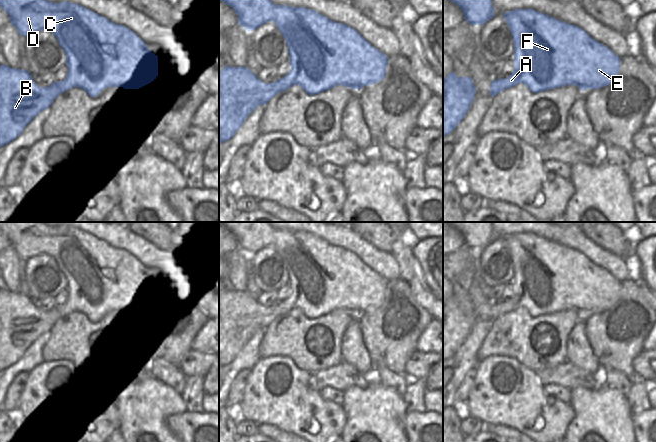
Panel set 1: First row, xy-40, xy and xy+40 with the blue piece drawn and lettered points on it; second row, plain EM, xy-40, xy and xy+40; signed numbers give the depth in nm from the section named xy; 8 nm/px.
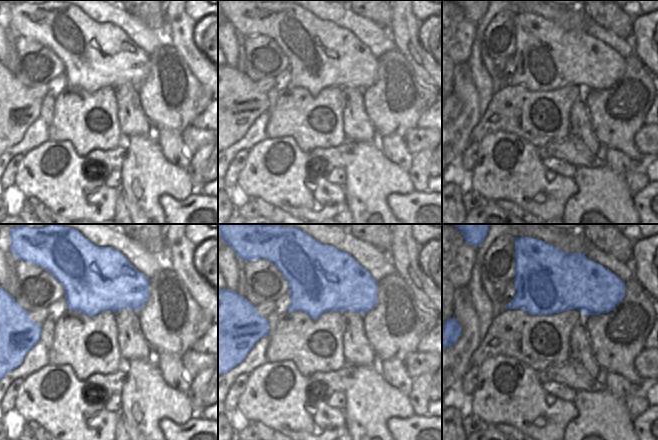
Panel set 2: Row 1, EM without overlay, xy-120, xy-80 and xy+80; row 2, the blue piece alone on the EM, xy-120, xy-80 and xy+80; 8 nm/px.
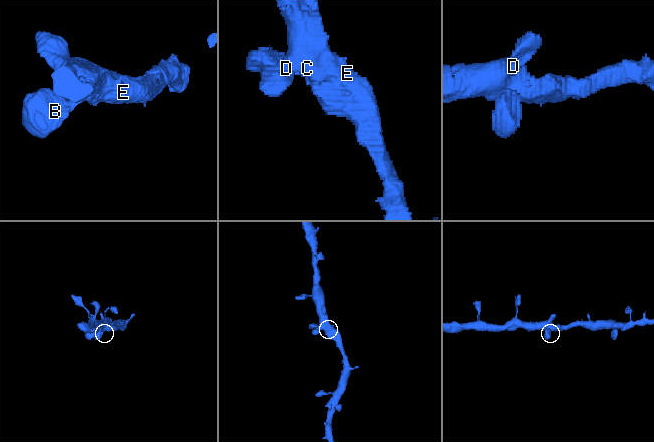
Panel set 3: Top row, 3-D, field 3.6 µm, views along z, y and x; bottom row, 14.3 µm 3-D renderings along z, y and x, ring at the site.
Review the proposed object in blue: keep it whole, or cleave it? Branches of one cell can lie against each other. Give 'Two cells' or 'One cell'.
One cell.

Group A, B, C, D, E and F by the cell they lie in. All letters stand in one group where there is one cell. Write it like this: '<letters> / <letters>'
A B C D E F

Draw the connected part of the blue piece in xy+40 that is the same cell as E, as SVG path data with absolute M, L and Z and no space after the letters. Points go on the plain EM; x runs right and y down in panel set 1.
M515 233L503 240L510 252L514 266L514 294L504 303L496 303L490 308L490 320L493 321L505 313L509 313L519 307L523 307L533 317L575 309L582 315L587 313L599 313L612 307L620 296L620 281L611 273L593 263L583 253L559 245L549 239L539 237L533 233Z

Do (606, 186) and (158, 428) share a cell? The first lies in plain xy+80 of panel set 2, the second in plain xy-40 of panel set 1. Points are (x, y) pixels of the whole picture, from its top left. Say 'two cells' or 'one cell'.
one cell

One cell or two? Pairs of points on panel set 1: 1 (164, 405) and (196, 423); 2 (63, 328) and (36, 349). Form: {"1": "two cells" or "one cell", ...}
{"1": "two cells", "2": "two cells"}

